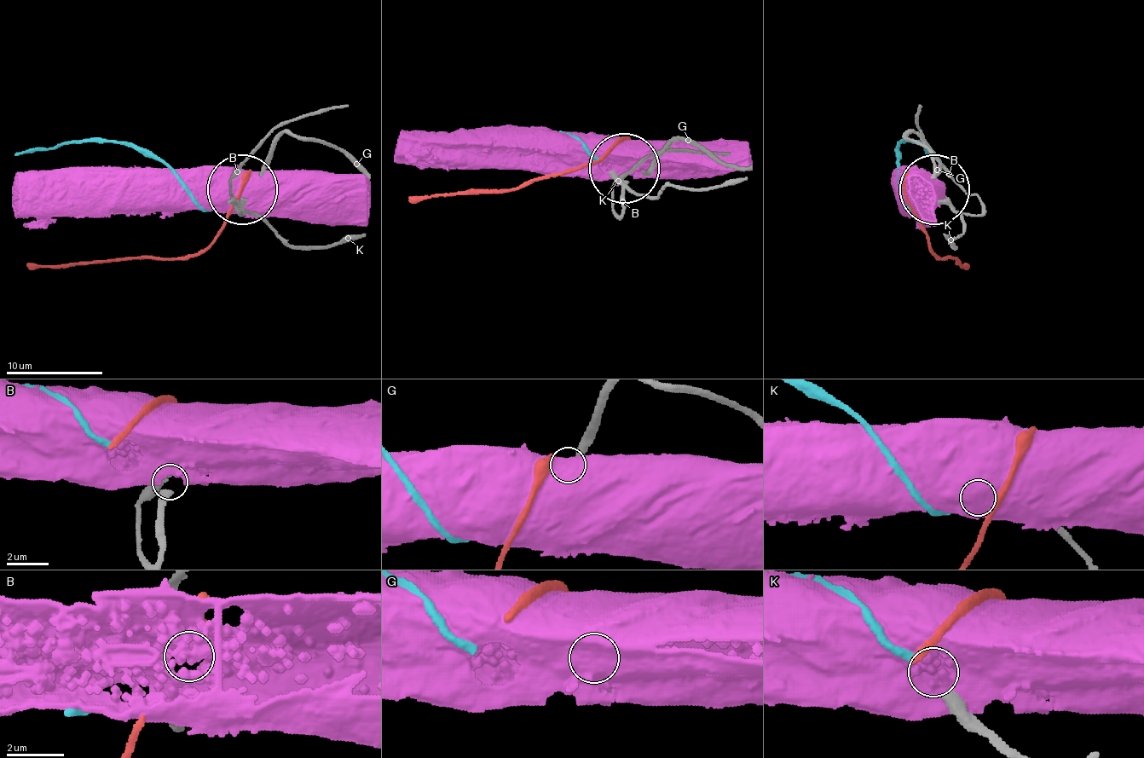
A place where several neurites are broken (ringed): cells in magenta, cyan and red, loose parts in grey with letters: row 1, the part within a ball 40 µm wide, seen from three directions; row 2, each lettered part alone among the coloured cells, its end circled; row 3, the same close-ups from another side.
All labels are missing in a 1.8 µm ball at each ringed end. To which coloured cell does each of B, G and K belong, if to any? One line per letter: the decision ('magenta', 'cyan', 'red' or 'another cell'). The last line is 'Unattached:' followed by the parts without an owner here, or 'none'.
B: red
G: another cell
K: cyan
Unattached: G

